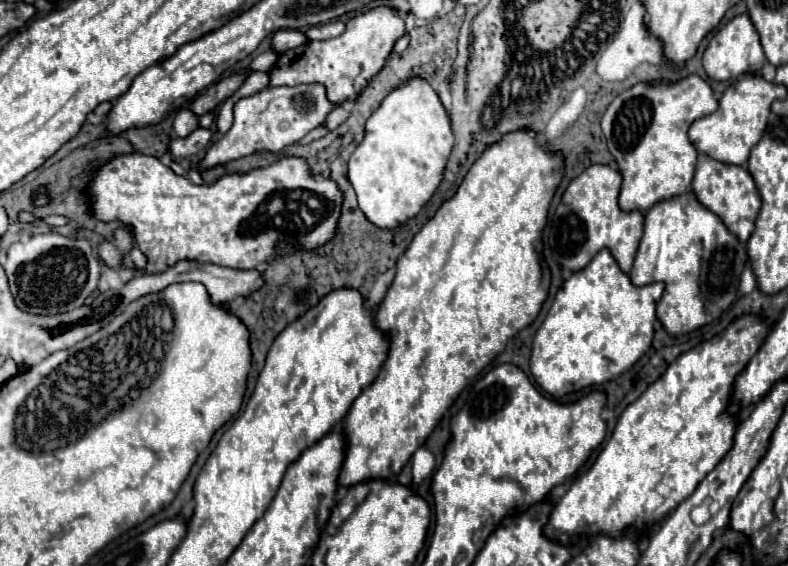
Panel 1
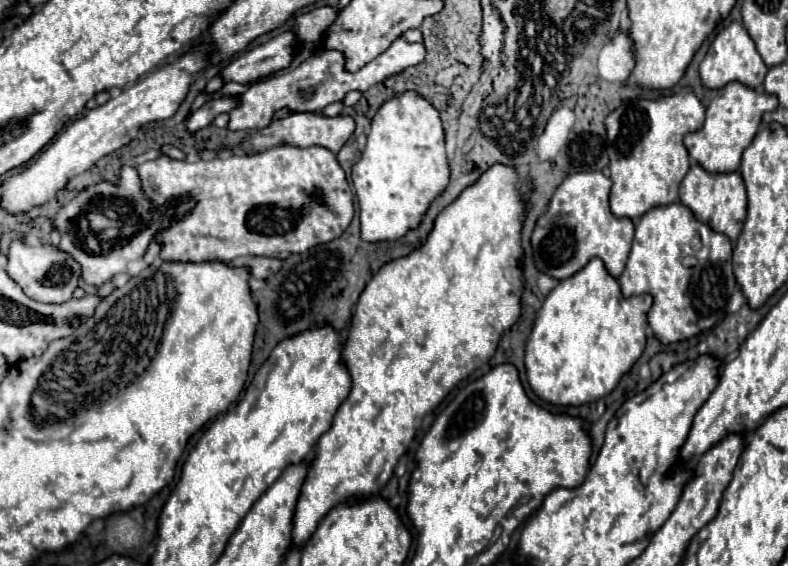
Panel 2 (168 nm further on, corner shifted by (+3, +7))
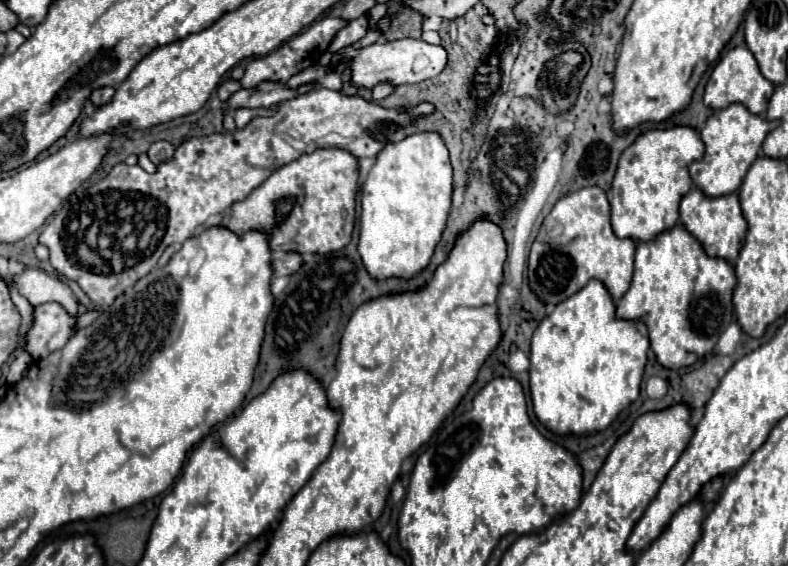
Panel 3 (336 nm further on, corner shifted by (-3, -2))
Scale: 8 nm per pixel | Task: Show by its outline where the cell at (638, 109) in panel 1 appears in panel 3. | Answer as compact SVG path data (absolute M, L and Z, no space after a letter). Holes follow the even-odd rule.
M674 125L668 129L648 129L622 151L612 183L612 229L618 237L650 241L658 233L678 223L678 207L690 191L688 165L704 155L704 141L696 127Z

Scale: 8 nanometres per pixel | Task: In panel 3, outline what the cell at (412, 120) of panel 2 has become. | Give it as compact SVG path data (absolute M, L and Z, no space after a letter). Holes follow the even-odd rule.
M422 131L414 133L398 143L388 143L376 157L362 185L362 217L360 217L360 241L358 253L362 255L364 267L374 279L388 277L412 277L422 271L434 253L436 243L446 225L446 217L452 203L452 165L448 159L448 149L440 133Z

